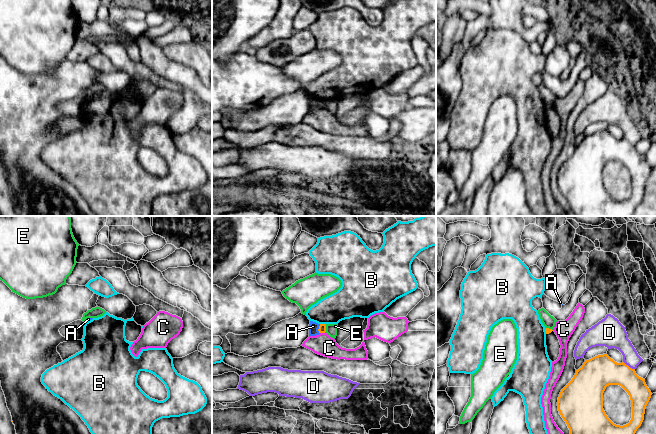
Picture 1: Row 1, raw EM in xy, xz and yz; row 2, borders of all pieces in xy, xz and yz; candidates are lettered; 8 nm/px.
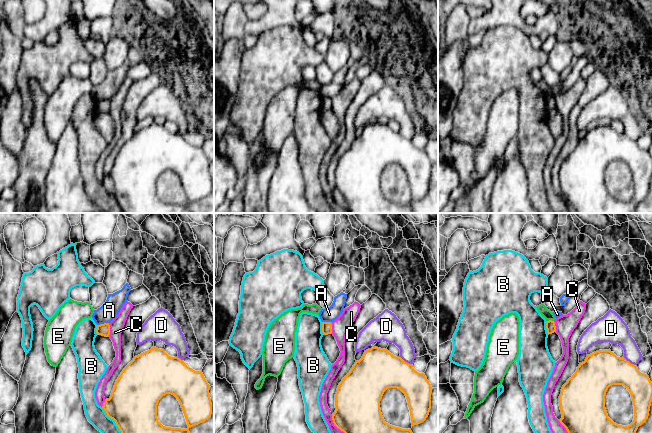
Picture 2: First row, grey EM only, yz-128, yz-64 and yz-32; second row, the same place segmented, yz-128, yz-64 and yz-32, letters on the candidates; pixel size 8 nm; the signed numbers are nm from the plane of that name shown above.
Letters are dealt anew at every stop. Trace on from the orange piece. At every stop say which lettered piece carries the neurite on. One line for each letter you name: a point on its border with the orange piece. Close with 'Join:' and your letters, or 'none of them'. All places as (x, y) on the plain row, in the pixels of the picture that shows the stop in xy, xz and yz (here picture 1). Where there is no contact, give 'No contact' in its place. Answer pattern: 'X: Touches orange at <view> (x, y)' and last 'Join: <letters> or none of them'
Join: none of them

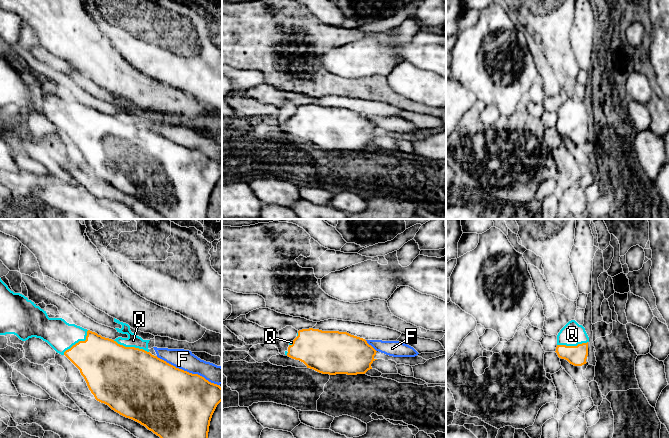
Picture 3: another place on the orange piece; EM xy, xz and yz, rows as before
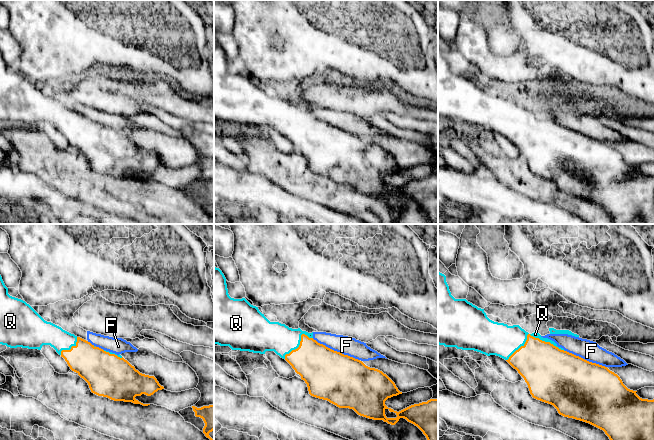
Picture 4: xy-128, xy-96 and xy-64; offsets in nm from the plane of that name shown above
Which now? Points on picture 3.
Q: Touches orange at xy (131, 123)
Join: Q

